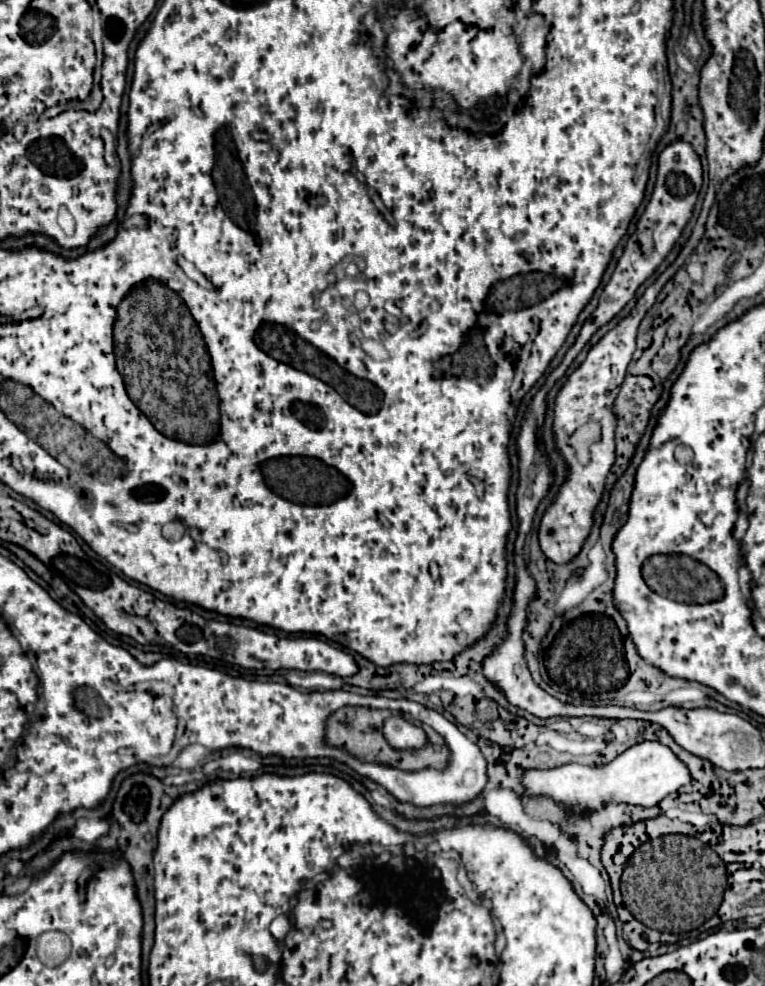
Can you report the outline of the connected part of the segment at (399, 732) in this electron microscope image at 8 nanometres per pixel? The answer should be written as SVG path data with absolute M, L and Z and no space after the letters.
M390 716L384 722L382 732L394 750L420 750L428 746L428 734L420 726L406 722L402 716Z

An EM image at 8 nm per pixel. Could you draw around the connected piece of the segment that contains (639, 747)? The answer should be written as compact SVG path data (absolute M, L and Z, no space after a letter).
M640 742L616 760L604 766L582 766L582 764L562 764L550 770L524 770L522 786L526 796L538 798L548 796L574 818L584 818L608 804L632 804L652 808L660 800L680 786L690 782L688 768L674 756L674 752L660 742Z

